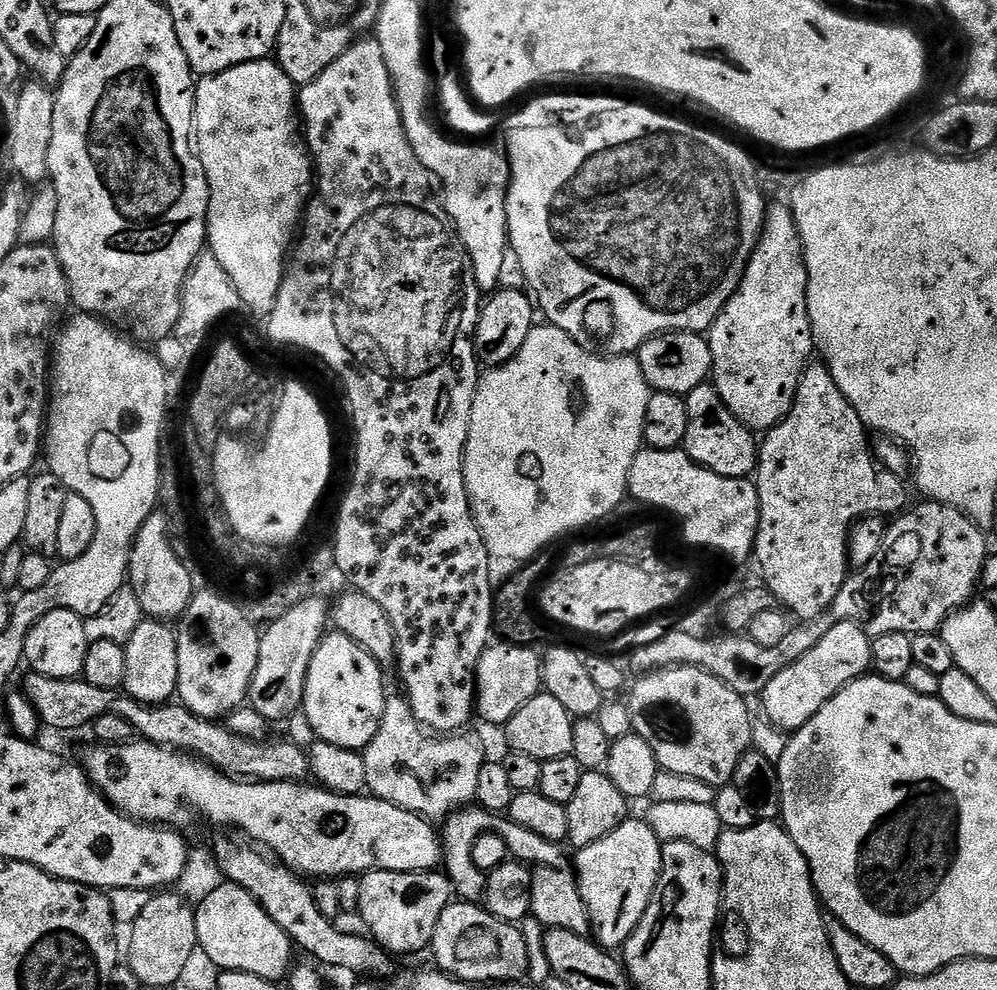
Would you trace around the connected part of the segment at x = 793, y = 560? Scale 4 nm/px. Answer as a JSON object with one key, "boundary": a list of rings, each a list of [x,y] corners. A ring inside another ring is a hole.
{"boundary":[[[812,362],[805,367],[802,378],[798,382],[798,394],[794,398],[794,406],[790,410],[790,414],[786,414],[786,418],[782,422],[778,422],[768,429],[766,435],[759,441],[754,483],[760,499],[760,521],[756,531],[754,560],[760,563],[760,572],[764,575],[763,583],[775,594],[781,605],[785,604],[783,607],[793,617],[797,616],[795,618],[797,621],[817,620],[828,609],[830,602],[834,602],[834,598],[838,598],[838,590],[842,590],[844,581],[850,575],[848,536],[851,534],[853,524],[864,517],[895,517],[905,511],[906,505],[909,503],[909,501],[907,502],[908,492],[904,489],[903,482],[894,473],[887,472],[884,468],[876,468],[876,460],[872,457],[872,448],[868,445],[868,436],[870,437],[869,429],[865,428],[862,418],[858,418],[854,406],[850,406],[850,402],[842,394],[842,390],[838,390],[838,382],[834,382],[827,364]]]}

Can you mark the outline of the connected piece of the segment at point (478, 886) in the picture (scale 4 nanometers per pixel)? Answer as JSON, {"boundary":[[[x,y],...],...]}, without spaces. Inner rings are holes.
{"boundary":[[[464,806],[452,812],[442,824],[442,868],[448,881],[452,884],[453,893],[461,901],[480,902],[484,899],[486,876],[485,873],[478,870],[478,866],[474,866],[472,851],[476,839],[487,832],[498,834],[506,843],[509,855],[525,865],[554,869],[565,869],[569,865],[569,857],[567,860],[560,844],[539,837],[532,830],[526,830],[524,826],[518,826],[513,820],[507,819],[503,815],[487,812],[486,809],[479,806],[468,807]]]}

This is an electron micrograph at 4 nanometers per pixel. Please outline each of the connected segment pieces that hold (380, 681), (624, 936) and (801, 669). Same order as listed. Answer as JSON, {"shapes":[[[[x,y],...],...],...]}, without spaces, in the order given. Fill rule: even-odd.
{"shapes":[[[[329,631],[316,647],[308,667],[302,711],[319,739],[343,748],[364,749],[378,734],[384,713],[384,676],[382,666],[358,642],[346,634]]],[[[629,818],[606,834],[606,838],[598,838],[598,842],[579,849],[575,855],[574,875],[582,902],[586,902],[590,914],[591,935],[601,948],[623,949],[638,922],[642,922],[646,906],[650,906],[650,898],[662,871],[662,842],[654,830],[650,830],[647,819]]],[[[850,621],[835,624],[826,638],[814,646],[798,662],[770,681],[762,694],[764,716],[773,729],[788,734],[801,728],[830,698],[834,698],[847,684],[853,684],[872,668],[872,642],[858,624]]]]}

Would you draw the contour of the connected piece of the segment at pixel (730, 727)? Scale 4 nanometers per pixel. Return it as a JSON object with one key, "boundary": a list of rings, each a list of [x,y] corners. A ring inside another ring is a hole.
{"boundary":[[[665,668],[659,672],[649,672],[639,677],[640,681],[631,688],[626,696],[626,703],[632,715],[632,731],[646,742],[650,742],[650,750],[654,750],[654,758],[657,764],[665,772],[672,772],[674,775],[684,776],[688,780],[700,780],[711,786],[728,786],[733,783],[738,762],[753,747],[754,726],[752,716],[748,713],[749,701],[740,696],[730,686],[726,686],[717,676],[711,676],[702,668]]]}

